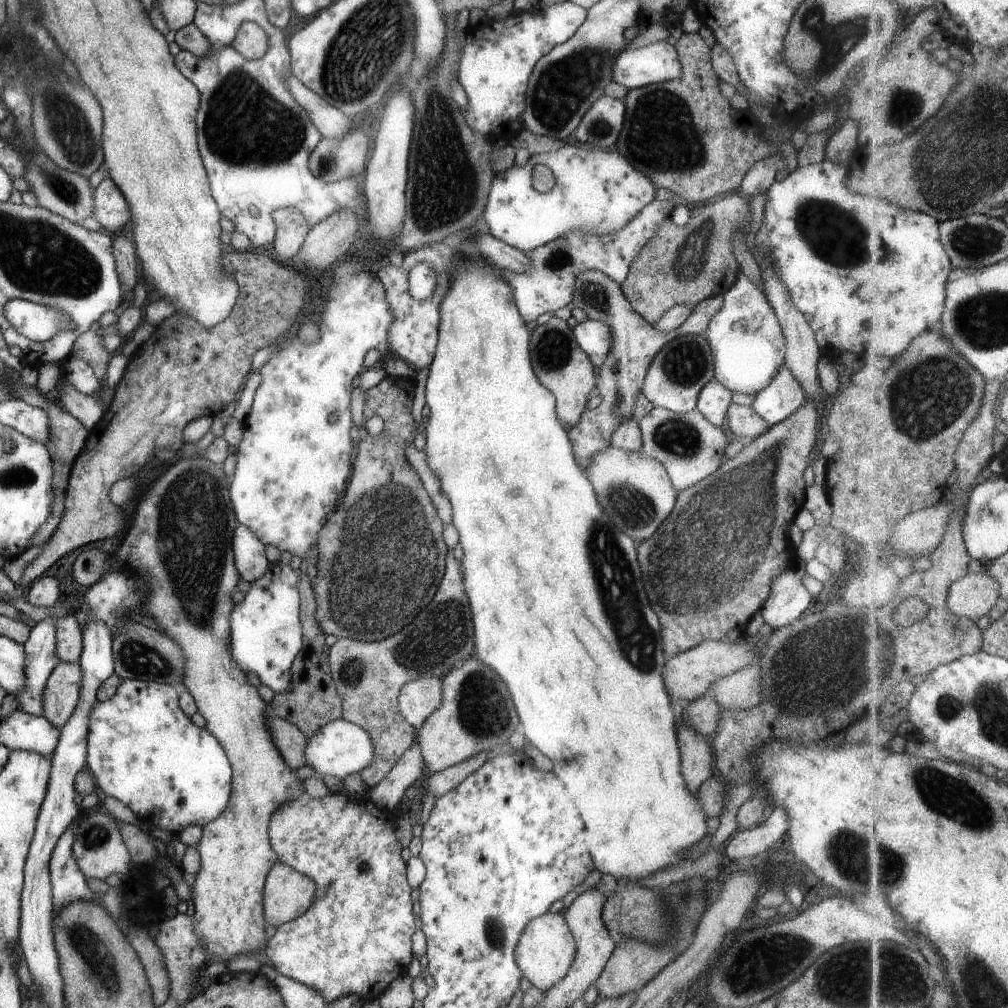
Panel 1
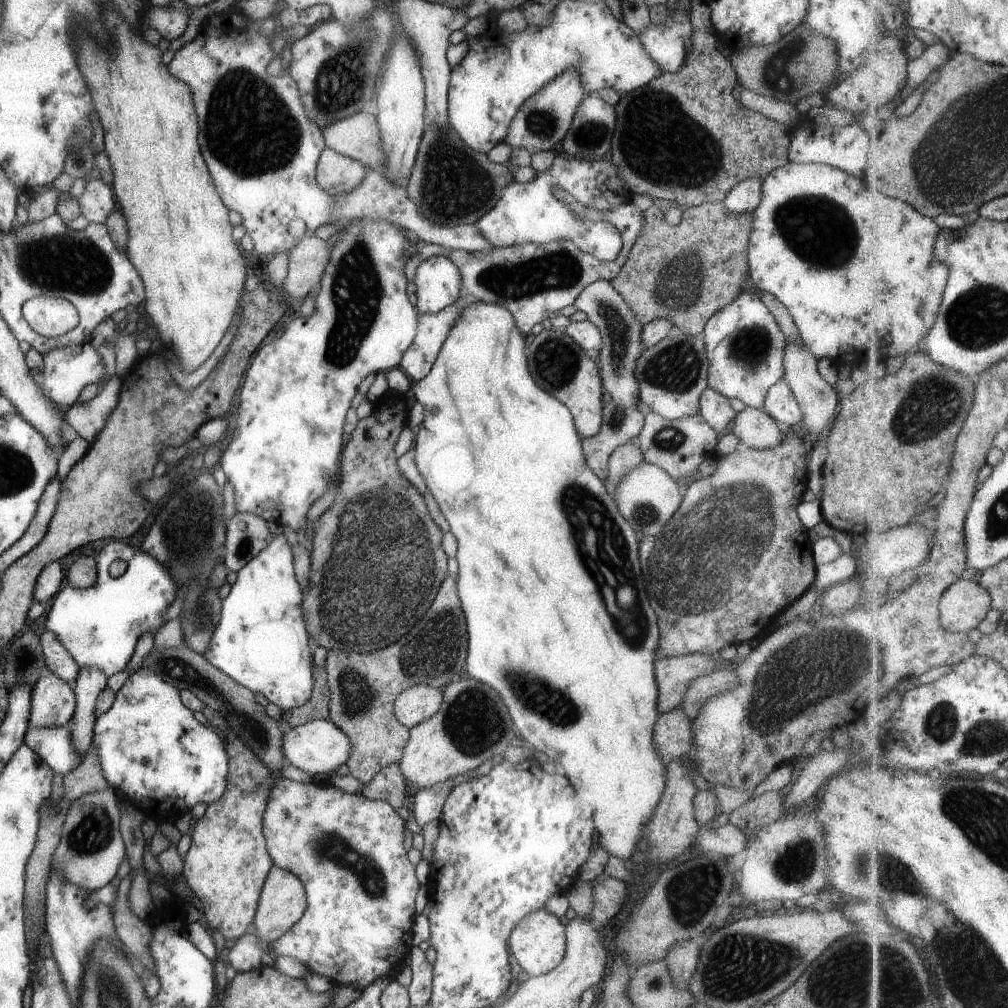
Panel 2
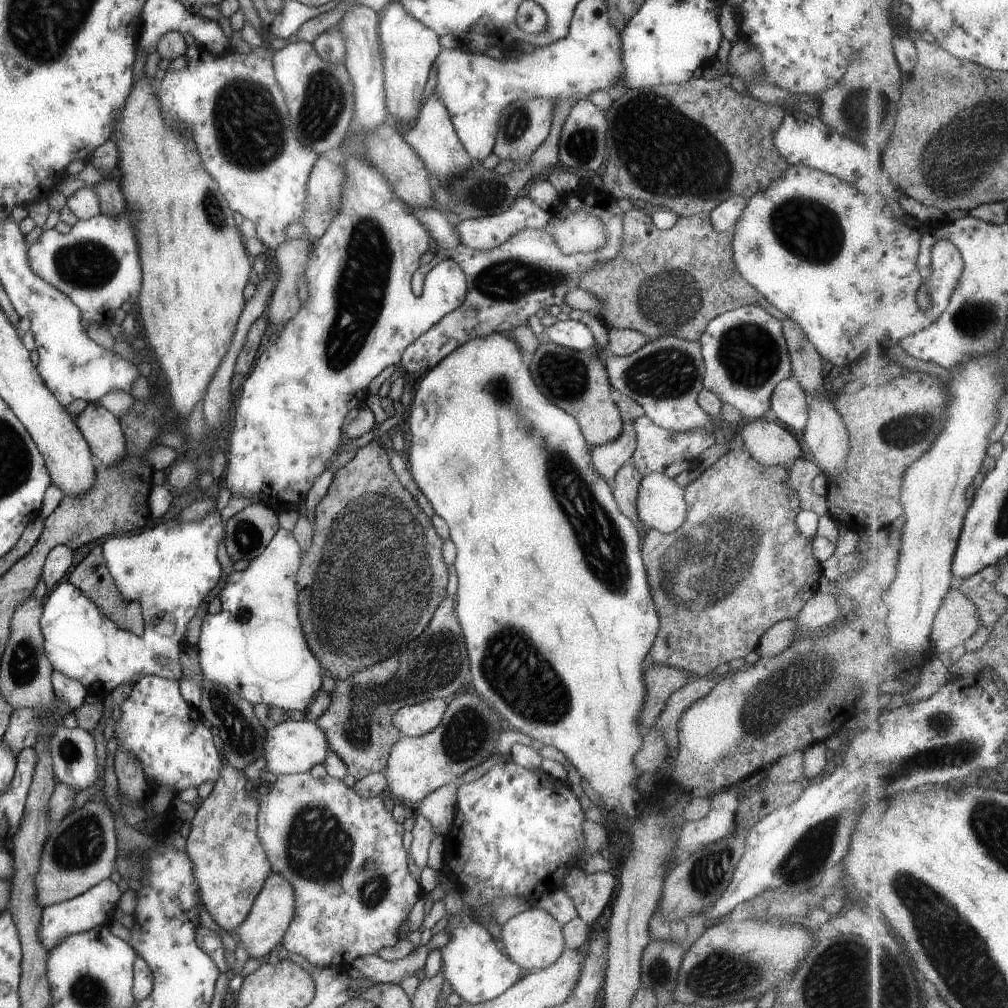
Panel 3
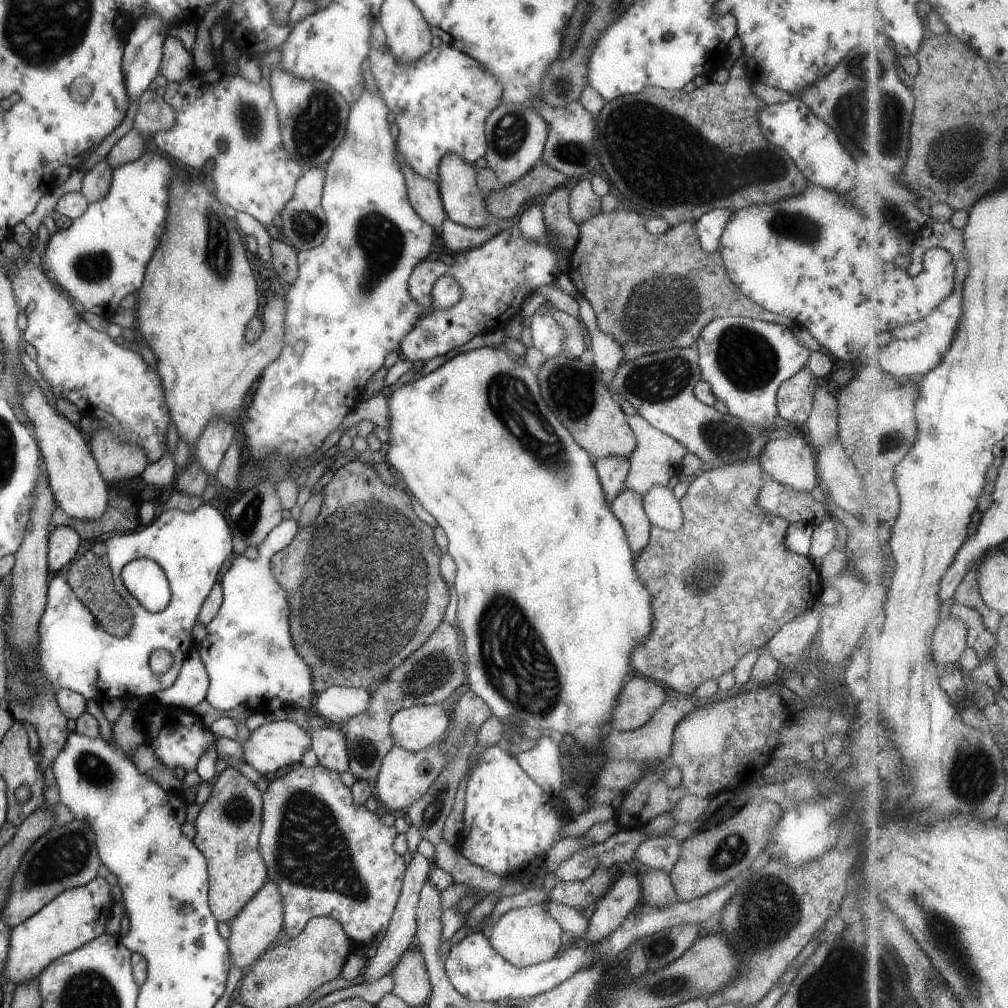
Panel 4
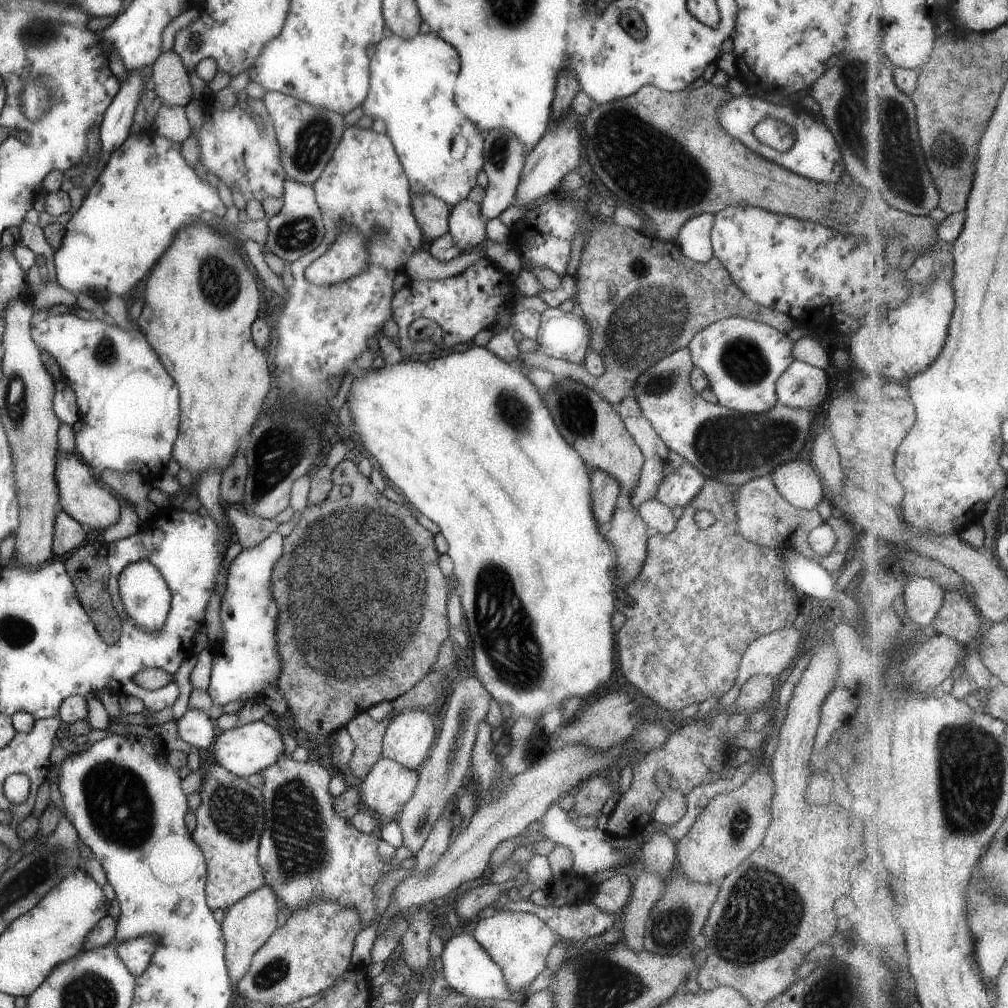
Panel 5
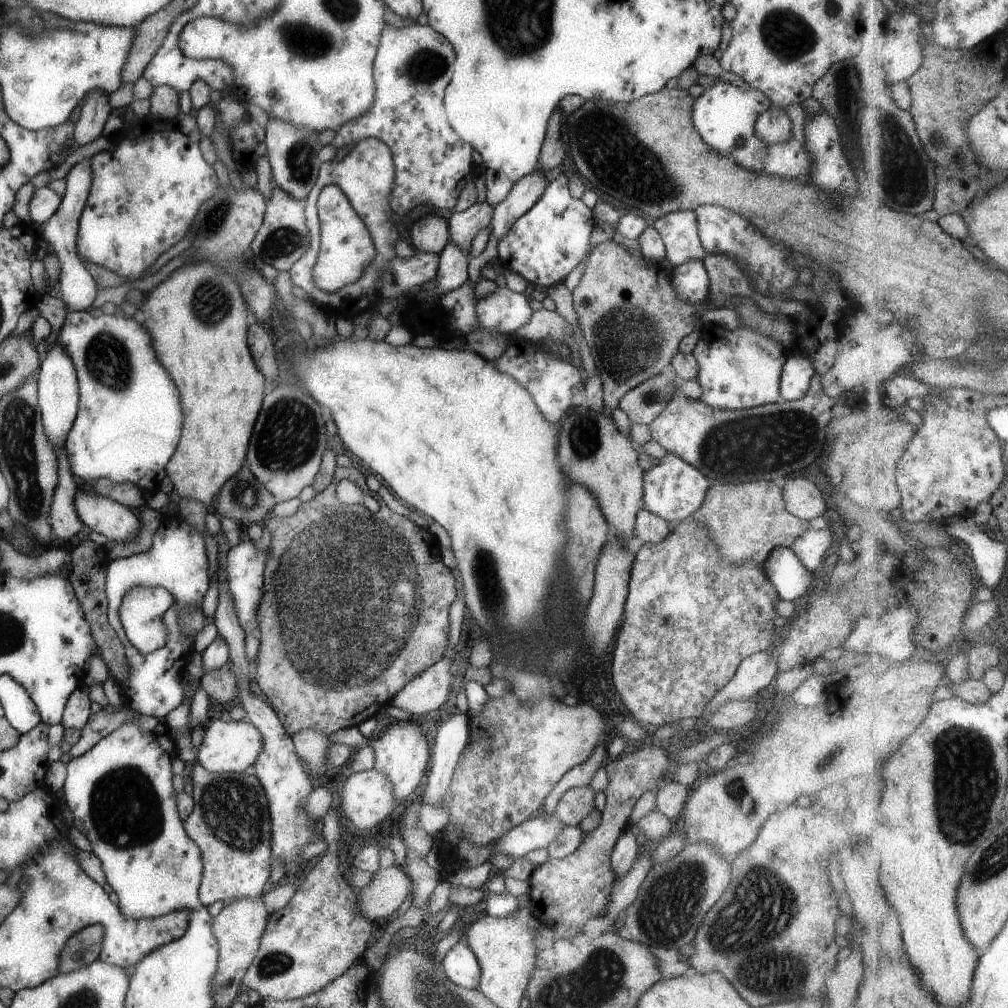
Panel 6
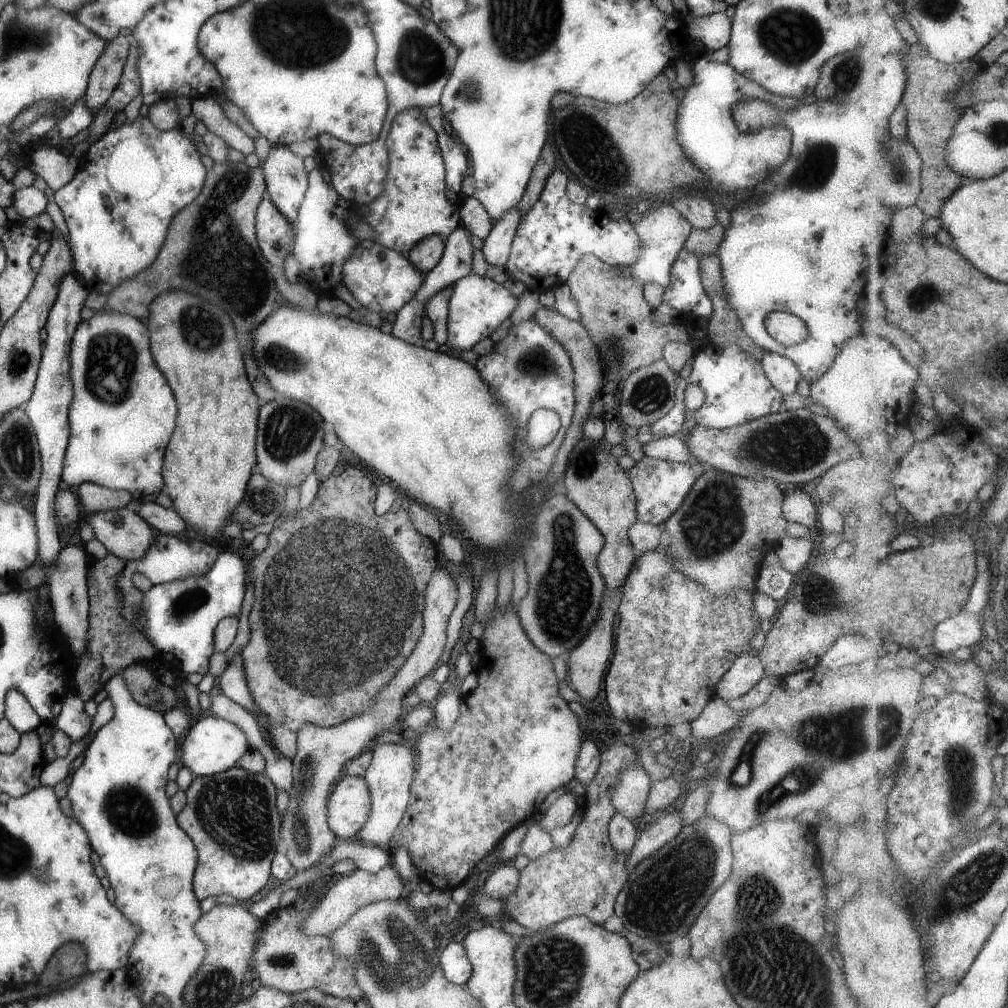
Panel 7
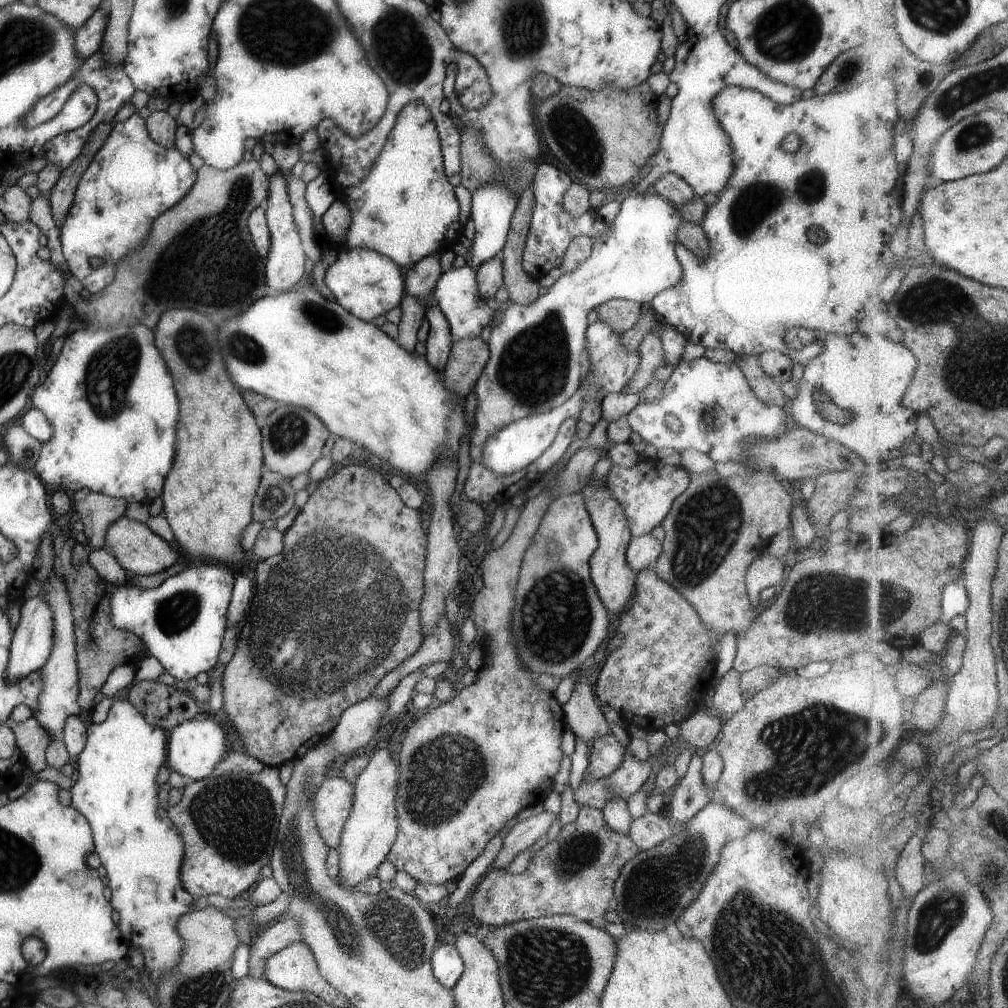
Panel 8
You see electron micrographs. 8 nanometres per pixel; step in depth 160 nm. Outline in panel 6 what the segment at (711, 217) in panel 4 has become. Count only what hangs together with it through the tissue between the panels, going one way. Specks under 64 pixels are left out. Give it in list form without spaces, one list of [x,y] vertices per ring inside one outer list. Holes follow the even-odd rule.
[[[677,210],[655,218],[652,226],[663,242],[664,254],[673,265],[687,260],[701,260],[706,252],[701,247],[695,214],[691,210]]]

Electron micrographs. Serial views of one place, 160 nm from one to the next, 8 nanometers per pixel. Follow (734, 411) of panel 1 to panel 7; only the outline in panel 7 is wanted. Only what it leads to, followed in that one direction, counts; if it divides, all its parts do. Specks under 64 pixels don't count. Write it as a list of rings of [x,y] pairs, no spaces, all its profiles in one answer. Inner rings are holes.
[[[801,487],[784,494],[780,509],[785,520],[788,523],[797,522],[797,524],[803,524],[812,531],[815,520],[817,520],[816,498],[803,493]]]

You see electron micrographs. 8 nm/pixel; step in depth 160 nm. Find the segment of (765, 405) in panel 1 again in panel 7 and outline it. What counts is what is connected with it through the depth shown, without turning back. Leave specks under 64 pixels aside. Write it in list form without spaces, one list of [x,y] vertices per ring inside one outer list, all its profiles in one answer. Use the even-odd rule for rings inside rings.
[[[765,353],[759,362],[775,390],[783,396],[789,396],[795,392],[800,372],[792,360],[775,353]]]

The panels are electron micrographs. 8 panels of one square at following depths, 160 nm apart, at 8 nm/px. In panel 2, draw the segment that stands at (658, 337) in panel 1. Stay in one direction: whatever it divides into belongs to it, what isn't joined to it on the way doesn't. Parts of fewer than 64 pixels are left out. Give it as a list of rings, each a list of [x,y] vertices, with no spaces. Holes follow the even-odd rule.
[[[605,279],[594,280],[585,286],[571,304],[571,308],[584,312],[587,320],[598,328],[602,338],[596,364],[602,390],[609,393],[609,400],[601,407],[601,424],[598,433],[582,438],[580,445],[585,464],[595,473],[595,476],[599,477],[599,480],[605,482],[608,477],[608,458],[611,452],[619,445],[633,440],[644,423],[644,415],[639,413],[635,405],[639,398],[638,386],[633,376],[636,358],[645,350],[640,339],[642,324],[636,321],[631,307],[627,306],[623,297]]]

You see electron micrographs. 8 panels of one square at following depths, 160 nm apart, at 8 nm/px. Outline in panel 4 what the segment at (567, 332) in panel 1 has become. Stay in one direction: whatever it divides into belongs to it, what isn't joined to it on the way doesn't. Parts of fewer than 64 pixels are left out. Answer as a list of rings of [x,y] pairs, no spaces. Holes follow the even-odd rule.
[[[559,353],[545,359],[535,374],[547,408],[552,409],[575,442],[584,448],[593,460],[604,456],[629,459],[635,448],[636,438],[628,427],[627,416],[611,399],[611,394],[601,379],[601,373],[592,364],[583,364],[578,357],[567,358],[565,354]]]

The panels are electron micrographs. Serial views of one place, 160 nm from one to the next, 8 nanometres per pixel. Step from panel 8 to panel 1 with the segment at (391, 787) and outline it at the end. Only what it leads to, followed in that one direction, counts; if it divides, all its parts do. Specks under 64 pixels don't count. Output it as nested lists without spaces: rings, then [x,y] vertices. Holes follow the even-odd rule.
[[[419,677],[406,682],[398,692],[399,712],[415,730],[441,704],[441,683],[435,677]]]

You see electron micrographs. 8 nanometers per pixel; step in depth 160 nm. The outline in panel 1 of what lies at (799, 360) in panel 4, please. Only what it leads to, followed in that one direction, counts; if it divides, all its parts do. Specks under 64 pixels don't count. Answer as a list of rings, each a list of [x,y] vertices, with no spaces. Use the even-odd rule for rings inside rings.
[[[739,272],[722,299],[723,304],[703,332],[713,355],[713,379],[733,393],[754,395],[767,386],[784,362],[784,336],[764,292],[747,275]]]

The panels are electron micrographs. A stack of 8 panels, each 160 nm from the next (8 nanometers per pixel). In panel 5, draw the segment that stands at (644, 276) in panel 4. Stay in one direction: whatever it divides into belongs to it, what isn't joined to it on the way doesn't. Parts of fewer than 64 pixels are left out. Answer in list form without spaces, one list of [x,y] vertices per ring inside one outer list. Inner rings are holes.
[[[609,219],[593,220],[573,279],[575,310],[590,328],[589,351],[599,353],[604,364],[603,374],[595,377],[593,384],[586,385],[610,405],[618,404],[627,396],[624,394],[625,390],[630,390],[639,373],[678,348],[687,347],[691,338],[713,321],[725,317],[743,317],[768,324],[782,333],[797,325],[786,314],[779,314],[747,300],[717,257],[713,256],[707,262],[699,264],[688,259],[675,243],[648,237],[643,232],[616,225]]]

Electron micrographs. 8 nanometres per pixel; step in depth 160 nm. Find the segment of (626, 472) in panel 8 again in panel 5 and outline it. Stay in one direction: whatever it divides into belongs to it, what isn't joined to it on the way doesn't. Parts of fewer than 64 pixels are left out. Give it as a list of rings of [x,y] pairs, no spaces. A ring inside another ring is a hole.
[[[689,463],[682,464],[657,485],[655,498],[670,509],[684,506],[702,489],[705,477]]]

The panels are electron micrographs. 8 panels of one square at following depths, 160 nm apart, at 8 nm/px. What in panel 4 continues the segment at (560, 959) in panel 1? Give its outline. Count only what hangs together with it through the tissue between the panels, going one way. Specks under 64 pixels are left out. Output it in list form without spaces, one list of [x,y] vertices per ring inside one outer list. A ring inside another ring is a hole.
[[[547,902],[530,907],[519,907],[505,911],[490,928],[489,944],[493,950],[509,961],[515,968],[536,965],[555,956],[561,946],[562,928],[553,920],[547,908]]]

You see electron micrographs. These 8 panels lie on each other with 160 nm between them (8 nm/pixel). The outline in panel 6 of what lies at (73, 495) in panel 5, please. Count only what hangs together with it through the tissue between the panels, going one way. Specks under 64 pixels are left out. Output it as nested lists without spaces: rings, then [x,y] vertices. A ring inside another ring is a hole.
[[[77,489],[73,506],[79,520],[107,540],[130,541],[140,527],[135,510],[95,492],[88,494]]]

